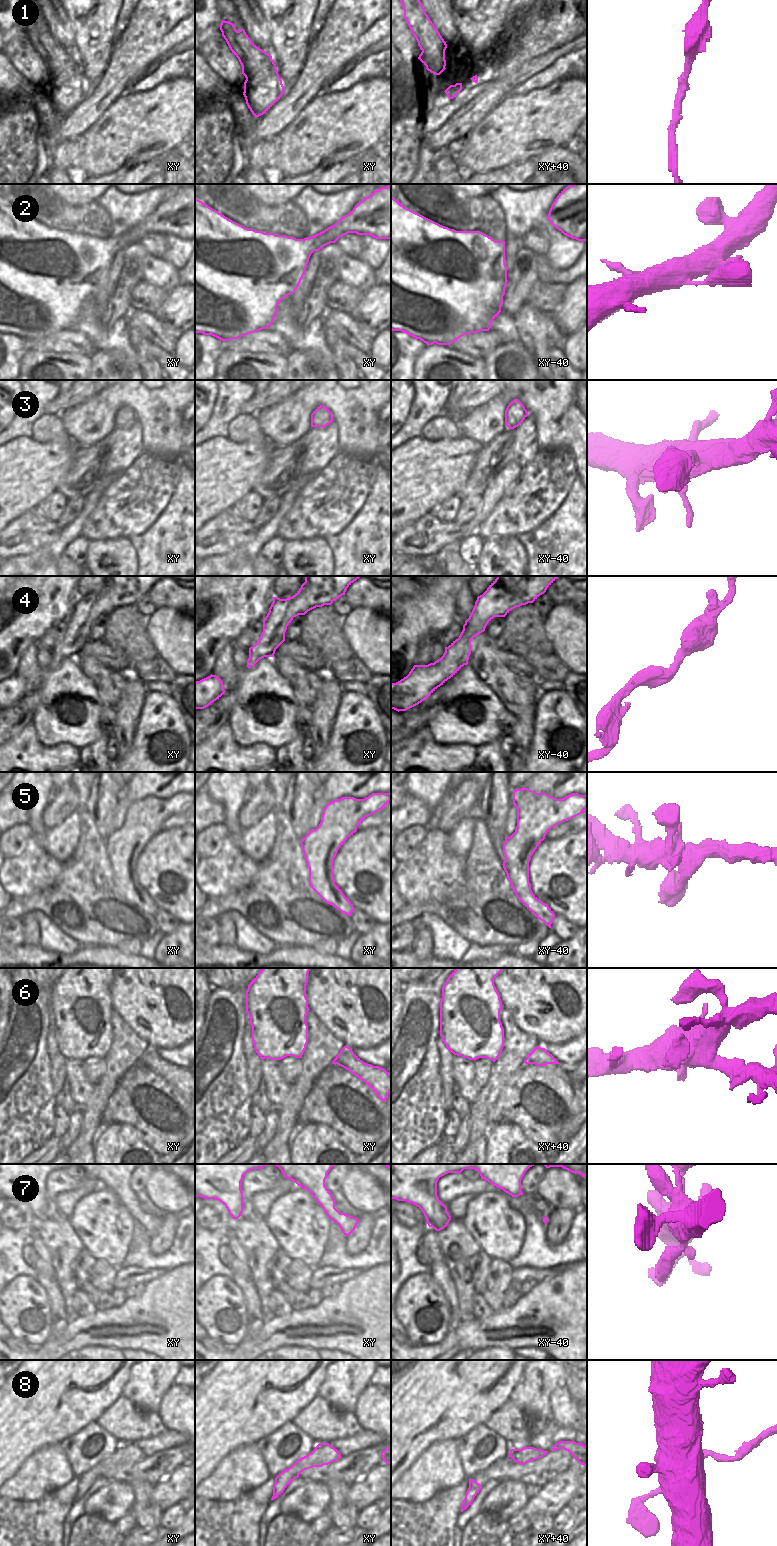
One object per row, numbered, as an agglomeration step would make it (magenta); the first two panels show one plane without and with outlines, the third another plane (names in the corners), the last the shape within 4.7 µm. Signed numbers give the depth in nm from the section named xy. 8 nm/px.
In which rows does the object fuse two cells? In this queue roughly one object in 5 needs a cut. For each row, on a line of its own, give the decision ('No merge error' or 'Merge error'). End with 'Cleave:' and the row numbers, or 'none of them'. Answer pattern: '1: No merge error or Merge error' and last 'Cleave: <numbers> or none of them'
1: No merge error
2: No merge error
3: No merge error
4: No merge error
5: No merge error
6: No merge error
7: No merge error
8: Merge error
Cleave: 8

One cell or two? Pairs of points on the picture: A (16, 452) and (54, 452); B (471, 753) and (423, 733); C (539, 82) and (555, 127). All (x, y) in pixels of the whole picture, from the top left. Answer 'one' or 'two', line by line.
A: one
B: one
C: two

